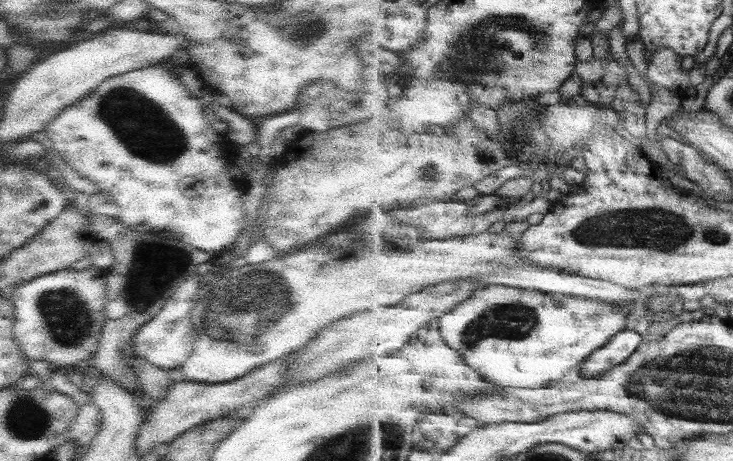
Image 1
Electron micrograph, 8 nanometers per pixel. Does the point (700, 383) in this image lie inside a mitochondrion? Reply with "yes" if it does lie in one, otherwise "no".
yes

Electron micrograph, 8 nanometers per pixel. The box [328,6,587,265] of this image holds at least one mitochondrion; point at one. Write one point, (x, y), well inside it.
(472, 56)

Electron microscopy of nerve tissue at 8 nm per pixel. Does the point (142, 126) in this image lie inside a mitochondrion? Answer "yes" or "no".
yes

